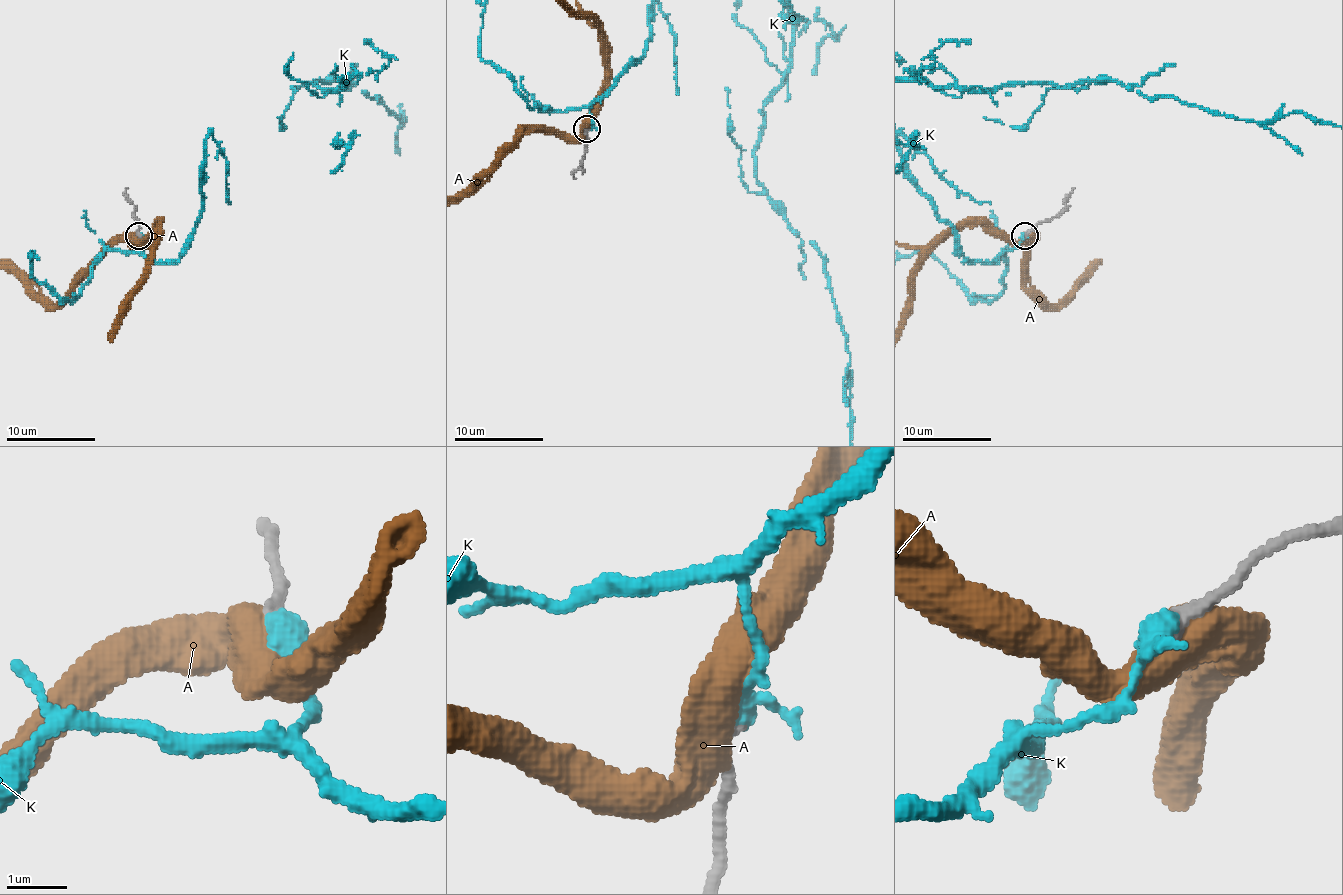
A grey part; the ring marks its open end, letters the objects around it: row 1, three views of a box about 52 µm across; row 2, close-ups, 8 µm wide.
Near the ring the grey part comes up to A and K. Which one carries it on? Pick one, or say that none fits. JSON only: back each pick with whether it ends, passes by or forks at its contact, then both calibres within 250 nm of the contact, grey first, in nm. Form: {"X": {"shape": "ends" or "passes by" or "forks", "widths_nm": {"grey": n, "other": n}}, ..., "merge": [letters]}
{"K": {"shape": "passes by", "widths_nm": {"grey": 240, "other": 340}}, "merge": ["K"]}

